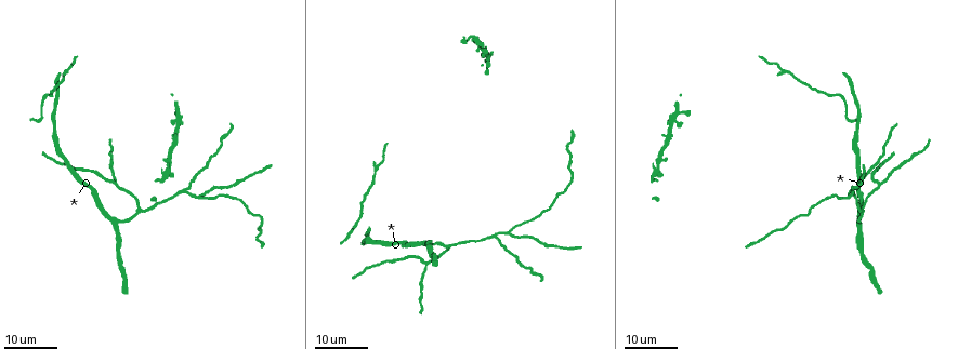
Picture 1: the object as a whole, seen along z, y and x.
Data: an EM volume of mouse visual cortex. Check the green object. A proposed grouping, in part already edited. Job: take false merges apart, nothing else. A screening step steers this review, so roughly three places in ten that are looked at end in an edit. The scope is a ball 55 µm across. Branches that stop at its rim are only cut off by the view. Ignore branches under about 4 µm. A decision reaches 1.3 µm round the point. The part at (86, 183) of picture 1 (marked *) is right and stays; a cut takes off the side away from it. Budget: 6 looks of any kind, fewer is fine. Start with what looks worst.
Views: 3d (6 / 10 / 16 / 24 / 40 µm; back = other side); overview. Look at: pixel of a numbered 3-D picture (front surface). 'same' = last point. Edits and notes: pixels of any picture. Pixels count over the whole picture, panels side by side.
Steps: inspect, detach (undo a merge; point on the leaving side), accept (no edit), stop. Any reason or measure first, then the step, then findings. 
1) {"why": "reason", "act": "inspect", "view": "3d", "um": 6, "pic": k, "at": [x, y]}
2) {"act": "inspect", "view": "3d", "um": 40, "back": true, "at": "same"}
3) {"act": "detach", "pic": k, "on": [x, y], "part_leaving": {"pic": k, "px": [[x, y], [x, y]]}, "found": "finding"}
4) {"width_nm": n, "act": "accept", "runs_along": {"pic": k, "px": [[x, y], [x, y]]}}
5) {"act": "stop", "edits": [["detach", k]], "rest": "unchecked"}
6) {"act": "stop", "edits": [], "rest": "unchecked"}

{"why": "thin arm on a thick one", "act": "inspect", "view": "3d", "um": 16, "pic": 1, "at": [450, 247]}

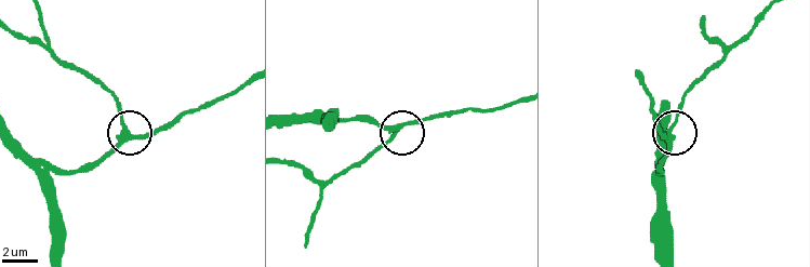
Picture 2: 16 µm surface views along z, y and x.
{"act": "inspect", "view": "3d", "um": 10, "pic": 2, "at": [402, 127]}

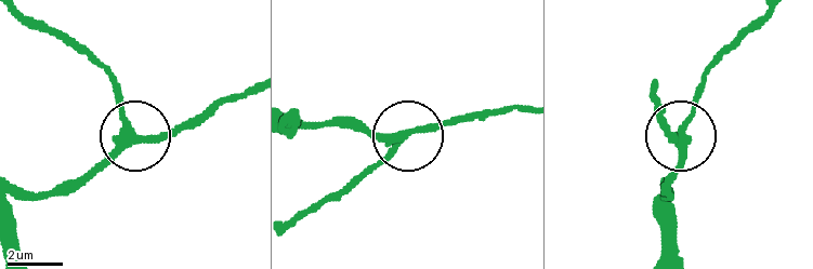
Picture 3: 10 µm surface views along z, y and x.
{"act": "accept", "runs_along": {"pic": 3, "px": [[20, 187], [76, 187], [125, 140], [132, 126], [113, 80]]}, "found": "continuous, no second cell"}

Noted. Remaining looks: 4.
{"why": "three arms meet", "act": "inspect", "view": "3d", "um": 16, "pic": 1, "at": [198, 196]}

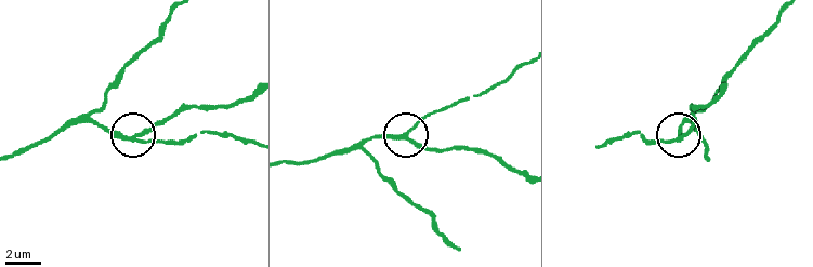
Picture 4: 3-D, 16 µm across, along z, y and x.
{"act": "inspect", "view": "3d", "um": 6, "pic": 4, "at": [131, 139]}

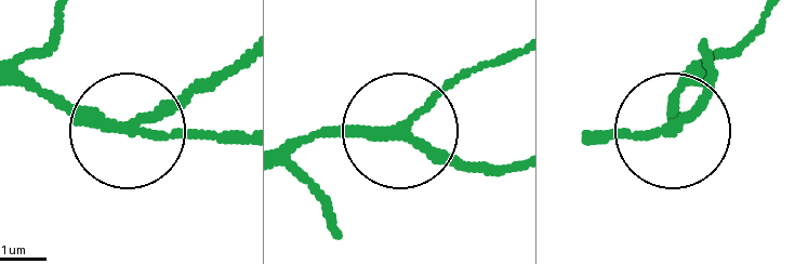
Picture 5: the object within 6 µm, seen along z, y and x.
{"arms": 3, "act": "accept", "found": "all the same cell"}

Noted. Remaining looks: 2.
{"act": "inspect", "view": "3d", "um": 24, "pic": 1, "at": [881, 182]}

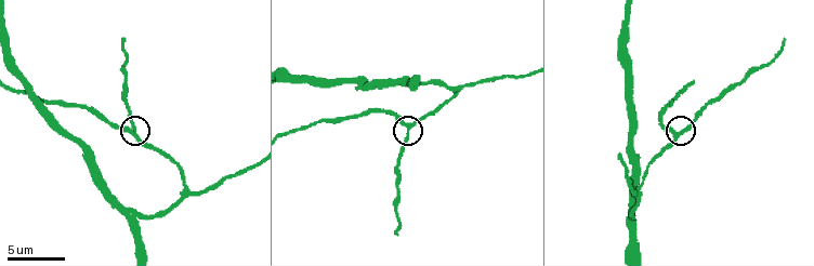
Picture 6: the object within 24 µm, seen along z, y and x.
{"act": "inspect", "view": "3d", "um": 10, "pic": 6, "at": [407, 125]}

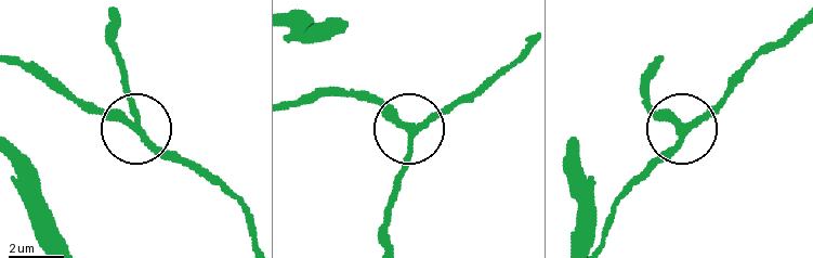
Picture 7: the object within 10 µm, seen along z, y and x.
{"arms": 3, "act": "accept", "runs_along": {"pic": 7, "px": [[251, 244], [244, 209], [141, 127], [128, 86]]}, "found": "continuous, no second cell"}

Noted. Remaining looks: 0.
{"act": "stop", "edits": [], "rest": "unchecked"}

